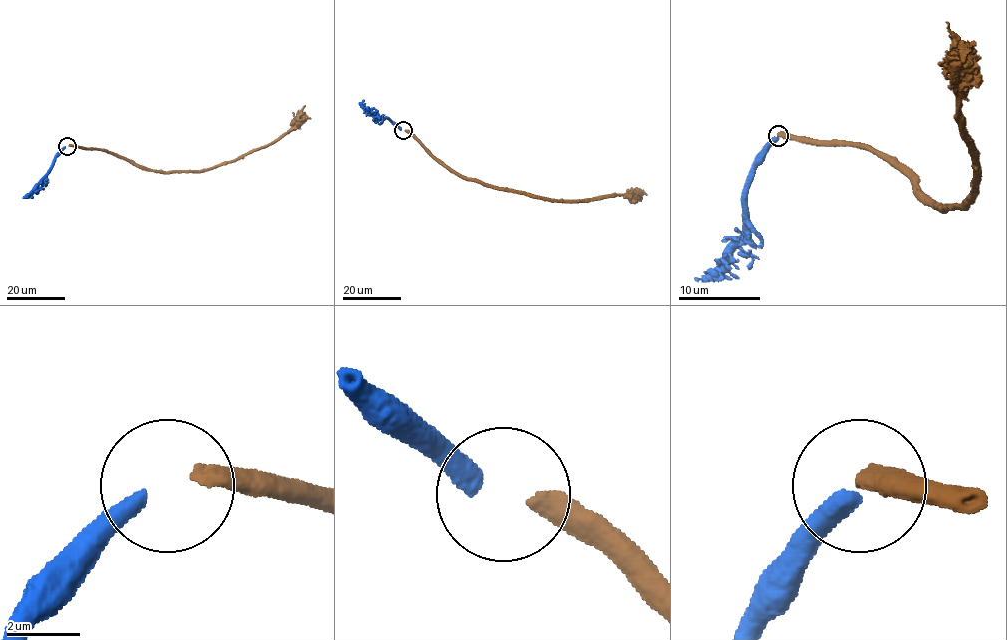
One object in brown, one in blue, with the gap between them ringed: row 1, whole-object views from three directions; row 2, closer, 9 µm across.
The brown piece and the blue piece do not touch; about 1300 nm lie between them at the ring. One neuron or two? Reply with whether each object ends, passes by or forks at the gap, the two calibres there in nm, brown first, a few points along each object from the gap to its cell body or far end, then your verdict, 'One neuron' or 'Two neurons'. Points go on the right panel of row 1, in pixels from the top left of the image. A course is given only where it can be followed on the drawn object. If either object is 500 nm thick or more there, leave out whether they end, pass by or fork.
At the ring brown ends. At the ring blue ends. Thickness 440 nm (brown) against 480 nm. Course of brown: (780, 134), (861, 144), (937, 207), (960, 205), (972, 193), (974, 150), (960, 113), (957, 38), (945, 21). Course of blue: (778, 138), (753, 166), (747, 183), (747, 238), (706, 279), (694, 277). Two neurons

